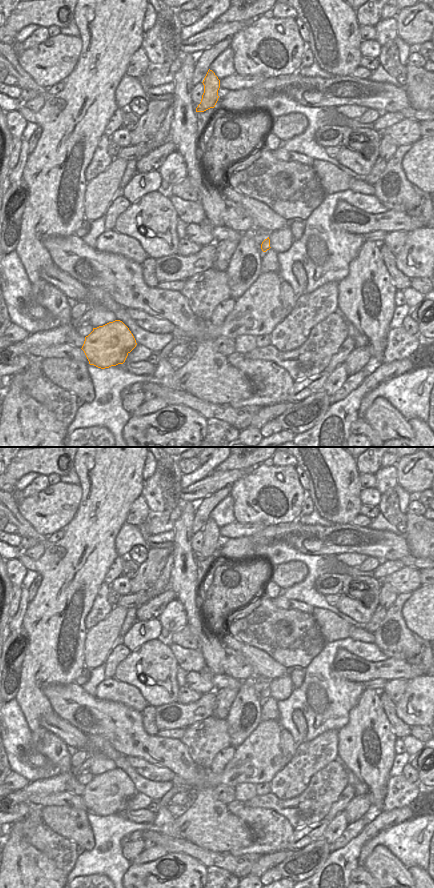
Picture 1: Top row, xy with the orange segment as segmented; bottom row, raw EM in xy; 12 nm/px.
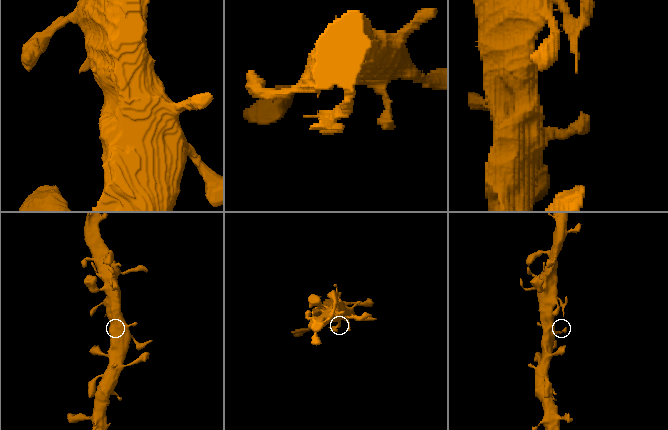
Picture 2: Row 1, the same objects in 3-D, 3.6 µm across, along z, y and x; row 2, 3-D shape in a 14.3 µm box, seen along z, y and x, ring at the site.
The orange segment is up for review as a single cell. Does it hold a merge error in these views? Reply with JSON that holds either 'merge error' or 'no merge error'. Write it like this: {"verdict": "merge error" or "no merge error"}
{"verdict": "no merge error"}

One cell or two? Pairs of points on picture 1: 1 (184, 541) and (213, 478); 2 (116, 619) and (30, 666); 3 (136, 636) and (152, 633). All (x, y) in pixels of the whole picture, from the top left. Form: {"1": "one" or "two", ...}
{"1": "two", "2": "two", "3": "one"}

